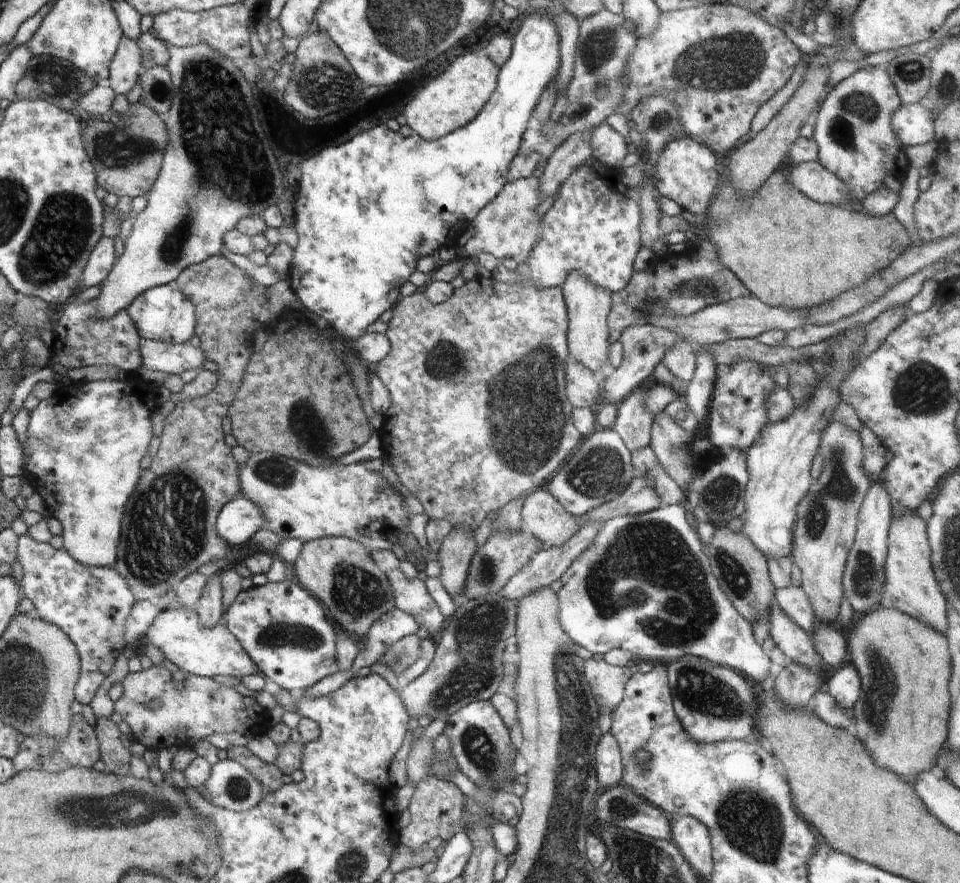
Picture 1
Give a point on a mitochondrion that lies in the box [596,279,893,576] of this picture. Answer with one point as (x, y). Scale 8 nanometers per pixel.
(839, 493)

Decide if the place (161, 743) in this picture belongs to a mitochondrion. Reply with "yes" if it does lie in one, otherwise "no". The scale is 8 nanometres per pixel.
no

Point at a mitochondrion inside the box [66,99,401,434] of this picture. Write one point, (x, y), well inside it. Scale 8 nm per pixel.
(119, 148)

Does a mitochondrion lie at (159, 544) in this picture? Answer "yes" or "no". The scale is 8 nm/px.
yes

